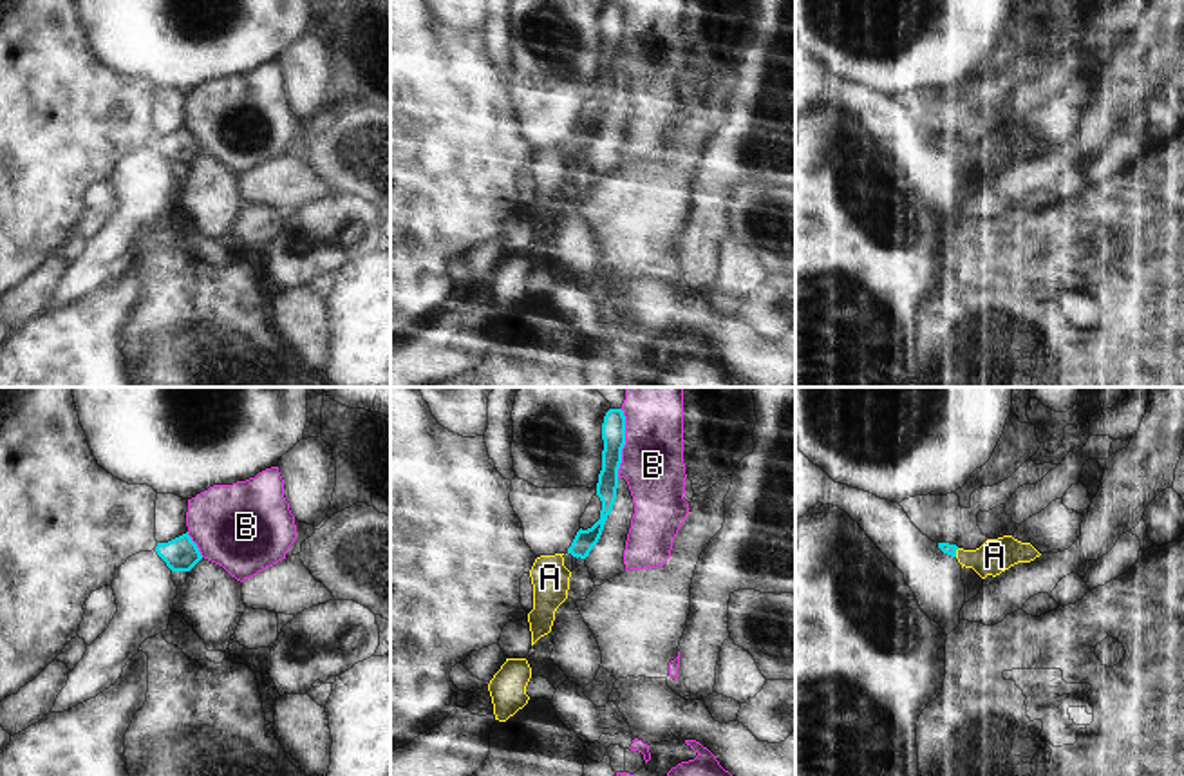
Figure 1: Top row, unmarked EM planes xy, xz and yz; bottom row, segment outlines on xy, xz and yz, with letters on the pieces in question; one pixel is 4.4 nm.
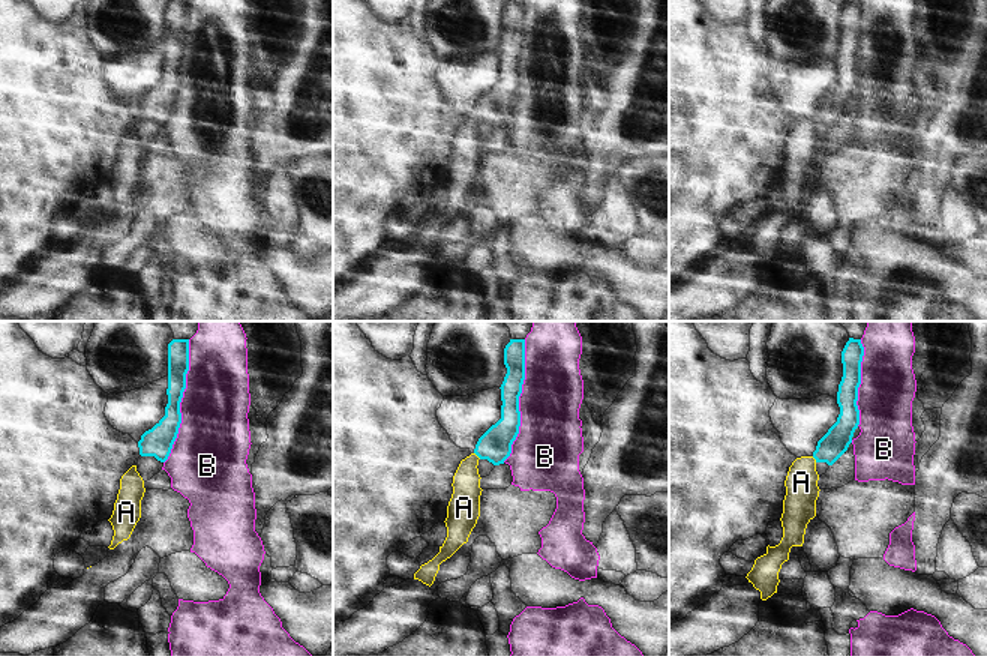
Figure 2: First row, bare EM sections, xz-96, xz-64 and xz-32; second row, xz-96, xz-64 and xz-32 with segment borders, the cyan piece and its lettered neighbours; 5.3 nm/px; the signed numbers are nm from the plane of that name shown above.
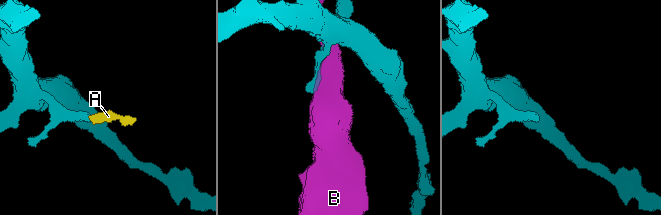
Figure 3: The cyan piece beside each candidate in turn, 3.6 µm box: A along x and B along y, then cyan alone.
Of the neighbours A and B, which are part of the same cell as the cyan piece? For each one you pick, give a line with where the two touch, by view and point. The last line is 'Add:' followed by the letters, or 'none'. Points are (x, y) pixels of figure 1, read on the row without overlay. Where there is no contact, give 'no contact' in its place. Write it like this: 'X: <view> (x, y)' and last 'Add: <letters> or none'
A: yz (955, 147)
Add: A

